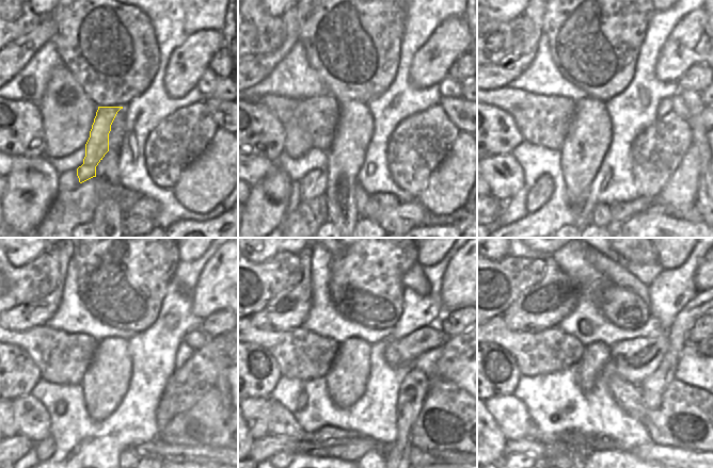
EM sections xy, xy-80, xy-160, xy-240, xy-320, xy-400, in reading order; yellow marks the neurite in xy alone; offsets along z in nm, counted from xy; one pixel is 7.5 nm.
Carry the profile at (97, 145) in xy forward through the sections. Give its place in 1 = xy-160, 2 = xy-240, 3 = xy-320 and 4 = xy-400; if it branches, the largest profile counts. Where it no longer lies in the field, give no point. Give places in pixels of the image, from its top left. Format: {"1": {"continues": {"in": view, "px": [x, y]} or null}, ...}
{"1": {"continues": {"in": "xy-160", "px": [540, 192]}}, "2": {"continues": {"in": "xy-240", "px": [45, 449]}}, "3": {"continues": {"in": "xy-320", "px": [281, 454]}}, "4": {"continues": {"in": "xy-400", "px": [509, 454]}}}

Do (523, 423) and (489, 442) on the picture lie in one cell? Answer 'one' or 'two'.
two

